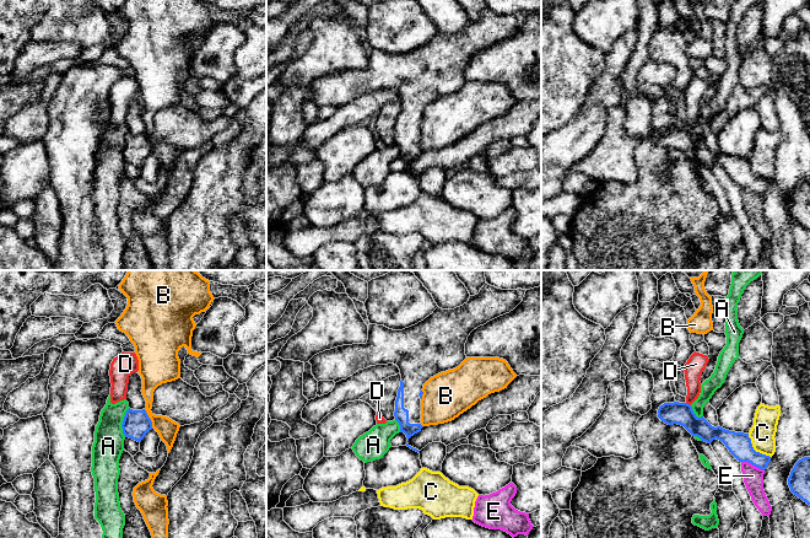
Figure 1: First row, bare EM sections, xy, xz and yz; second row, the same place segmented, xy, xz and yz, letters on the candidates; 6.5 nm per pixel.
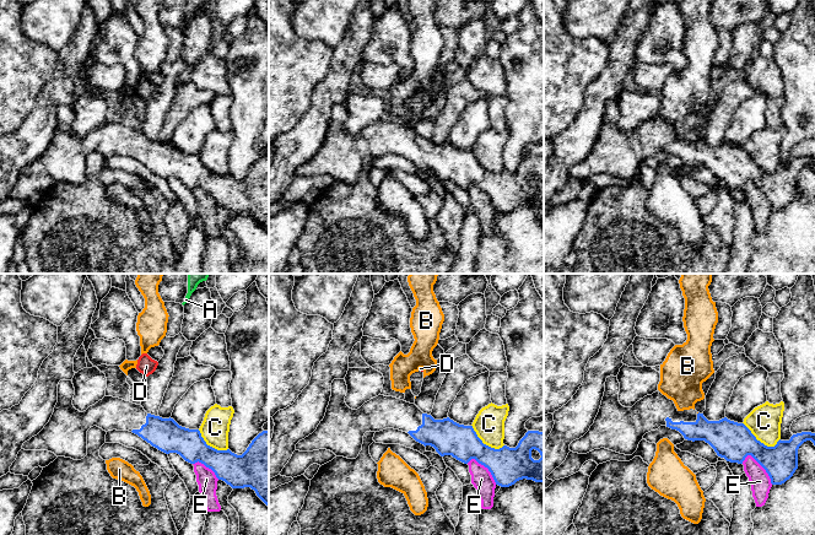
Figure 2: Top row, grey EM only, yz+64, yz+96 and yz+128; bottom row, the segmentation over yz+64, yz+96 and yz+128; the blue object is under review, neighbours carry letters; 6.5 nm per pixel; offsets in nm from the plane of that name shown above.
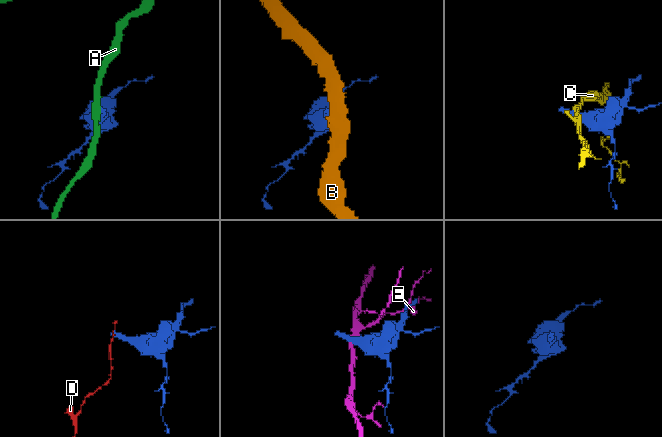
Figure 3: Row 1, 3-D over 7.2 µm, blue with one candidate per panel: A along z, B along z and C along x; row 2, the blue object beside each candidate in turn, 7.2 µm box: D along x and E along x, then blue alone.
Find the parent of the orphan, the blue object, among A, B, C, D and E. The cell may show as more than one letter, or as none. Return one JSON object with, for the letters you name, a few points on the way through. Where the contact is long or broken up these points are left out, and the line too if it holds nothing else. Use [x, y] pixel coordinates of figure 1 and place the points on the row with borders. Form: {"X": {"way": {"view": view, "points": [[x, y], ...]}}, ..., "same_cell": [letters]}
{"same_cell": []}

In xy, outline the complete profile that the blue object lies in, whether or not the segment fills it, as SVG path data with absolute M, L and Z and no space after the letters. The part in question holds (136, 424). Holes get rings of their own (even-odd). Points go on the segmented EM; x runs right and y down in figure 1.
M129 408L122 427L125 437L141 442L145 435L152 429L152 421L145 409L133 410Z

